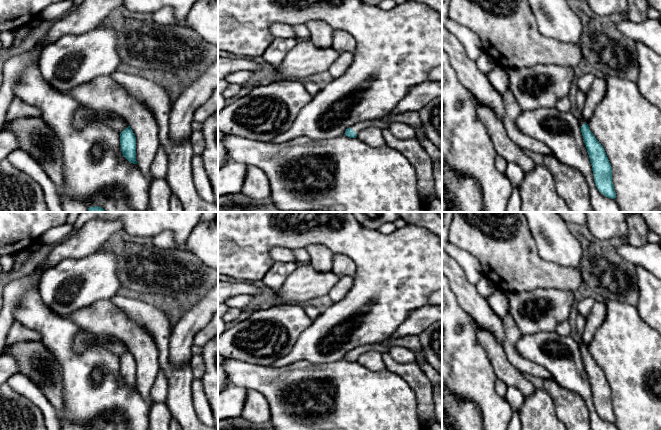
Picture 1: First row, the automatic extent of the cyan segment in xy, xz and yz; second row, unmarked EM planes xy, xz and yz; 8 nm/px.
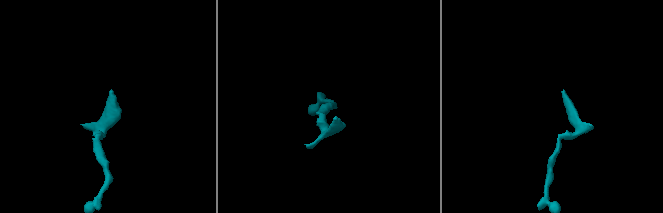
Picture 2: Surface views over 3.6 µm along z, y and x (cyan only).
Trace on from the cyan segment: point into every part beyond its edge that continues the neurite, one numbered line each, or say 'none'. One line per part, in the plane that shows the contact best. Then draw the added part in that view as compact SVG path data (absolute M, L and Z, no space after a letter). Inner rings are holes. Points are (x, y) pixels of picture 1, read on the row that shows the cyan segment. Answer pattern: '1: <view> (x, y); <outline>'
1: xz (381, 123); M380 119L380 120L368 120L368 121L358 122L356 124L352 125L350 128L352 130L354 130L355 134L357 135L364 128L375 127L375 128L379 128L382 130L383 128L388 128L389 125L390 125L389 121Z

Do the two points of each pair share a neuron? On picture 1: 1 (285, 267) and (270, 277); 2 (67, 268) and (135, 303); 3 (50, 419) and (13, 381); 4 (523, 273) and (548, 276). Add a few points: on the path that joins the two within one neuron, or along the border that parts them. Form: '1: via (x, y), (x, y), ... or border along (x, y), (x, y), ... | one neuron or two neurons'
1: via (281, 270), (274, 277) | one neuron
2: border along (120, 291), (110, 299) | two neurons
3: via (46, 408), (24, 386) | one neuron
4: via (529, 273), (542, 274) | one neuron

